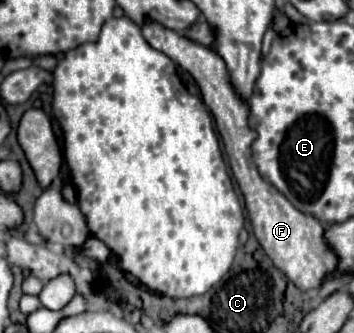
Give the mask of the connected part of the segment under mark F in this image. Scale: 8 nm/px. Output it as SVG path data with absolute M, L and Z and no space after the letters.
M147 18L143 22L141 30L143 30L143 38L147 40L147 44L151 48L167 54L173 62L177 62L183 70L187 70L195 78L195 82L199 84L201 94L203 94L203 102L213 112L217 130L223 138L233 176L243 192L247 212L249 212L249 218L253 224L253 232L255 232L261 248L265 250L265 254L273 260L273 264L279 270L285 272L285 276L297 288L309 290L309 288L321 286L323 276L329 272L335 272L337 258L329 250L329 246L325 246L325 242L323 242L323 226L311 214L297 210L271 182L267 182L259 174L257 166L253 164L251 144L255 138L255 130L249 128L249 104L247 104L247 100L243 100L237 94L235 86L231 84L231 78L229 78L229 72L227 72L223 58L213 48L197 44L191 38L187 38L185 34L169 30L155 20Z

